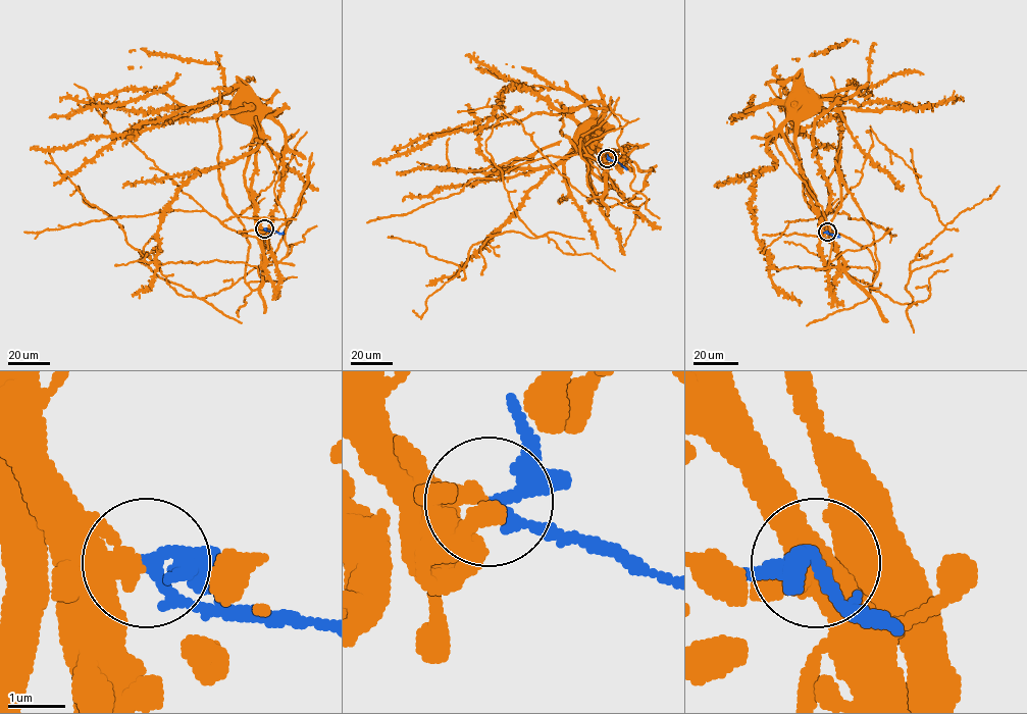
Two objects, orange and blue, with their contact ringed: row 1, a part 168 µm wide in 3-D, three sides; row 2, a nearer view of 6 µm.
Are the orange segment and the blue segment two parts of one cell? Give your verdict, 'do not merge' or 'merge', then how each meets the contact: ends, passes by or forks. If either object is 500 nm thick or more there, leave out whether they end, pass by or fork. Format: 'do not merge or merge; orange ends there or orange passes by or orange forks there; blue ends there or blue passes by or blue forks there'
do not merge

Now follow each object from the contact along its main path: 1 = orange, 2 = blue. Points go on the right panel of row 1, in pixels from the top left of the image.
1: (827, 232), (804, 174), (796, 141), (796, 121), (790, 118), (792, 97)
2: (827, 232), (839, 237)

